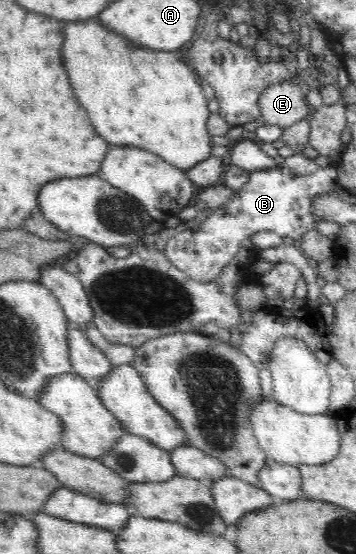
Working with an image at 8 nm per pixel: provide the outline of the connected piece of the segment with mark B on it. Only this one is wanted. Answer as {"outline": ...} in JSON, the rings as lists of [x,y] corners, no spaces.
{"outline":[[[283,166],[251,171],[249,182],[237,191],[231,199],[227,200],[223,206],[217,208],[213,214],[208,216],[200,226],[188,228],[184,225],[179,233],[172,239],[167,240],[165,242],[165,256],[187,277],[198,281],[210,281],[215,280],[223,272],[223,267],[236,257],[235,254],[239,252],[243,239],[249,239],[256,232],[273,231],[279,236],[290,236],[298,241],[306,232],[315,228],[316,222],[312,213],[314,211],[314,200],[323,196],[323,194],[327,194],[327,192],[335,191],[339,187],[337,175],[335,166],[319,167],[315,173],[306,175],[297,175]]]}

